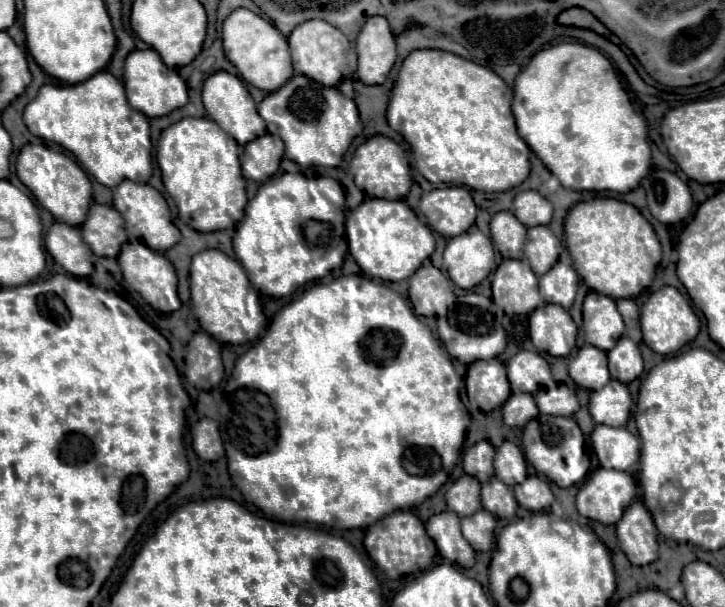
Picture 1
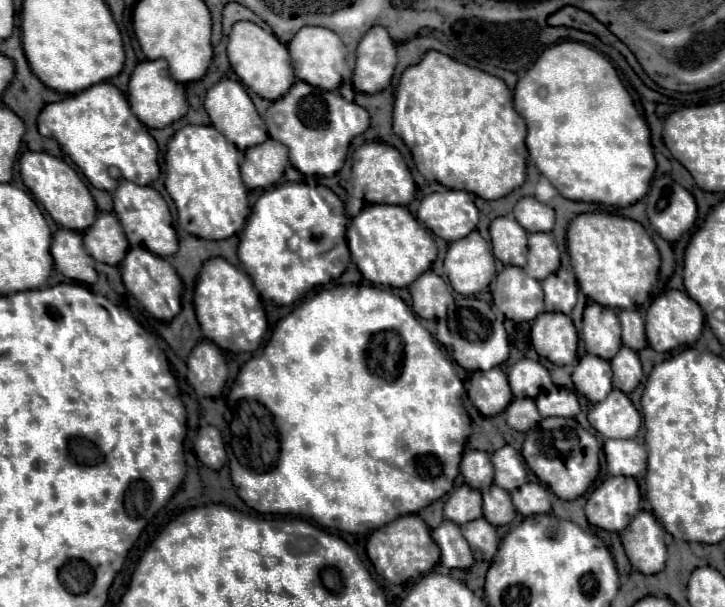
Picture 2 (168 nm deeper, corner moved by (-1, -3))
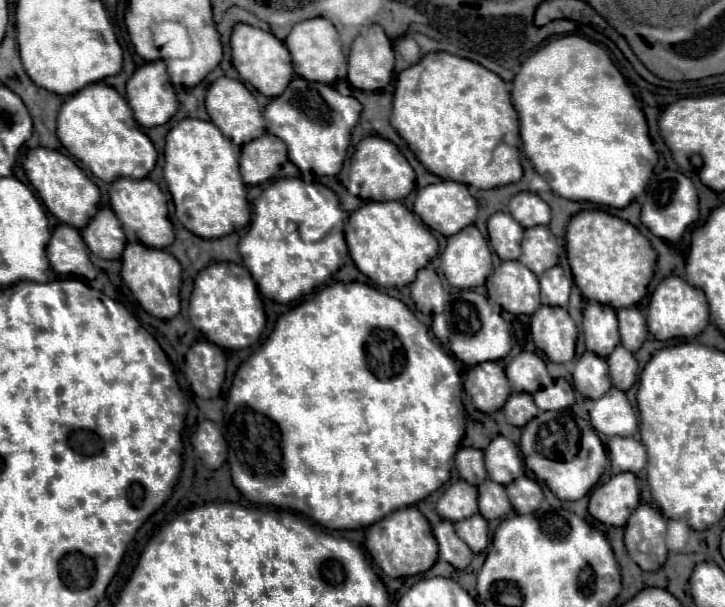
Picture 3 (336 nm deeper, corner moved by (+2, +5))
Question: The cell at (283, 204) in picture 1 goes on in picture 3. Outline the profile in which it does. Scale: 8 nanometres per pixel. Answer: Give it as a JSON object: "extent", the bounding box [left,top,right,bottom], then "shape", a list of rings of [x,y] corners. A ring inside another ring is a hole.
{"extent":[239,177,348,303],"shape":[[[299,177],[277,179],[253,201],[253,219],[249,233],[239,242],[239,253],[242,264],[251,271],[261,295],[277,303],[291,303],[311,293],[327,277],[331,277],[348,256],[348,248],[342,227],[344,217],[348,214],[337,203],[337,195],[317,182],[305,182]],[[275,217],[287,217],[287,223],[277,223]]]}

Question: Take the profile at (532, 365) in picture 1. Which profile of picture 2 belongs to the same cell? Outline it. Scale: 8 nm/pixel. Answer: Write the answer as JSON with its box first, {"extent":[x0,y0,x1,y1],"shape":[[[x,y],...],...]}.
{"extent":[508,359,556,397],"shape":[[[520,359],[508,371],[508,383],[514,397],[536,397],[540,391],[550,391],[556,385],[552,383],[548,369],[532,359]]]}

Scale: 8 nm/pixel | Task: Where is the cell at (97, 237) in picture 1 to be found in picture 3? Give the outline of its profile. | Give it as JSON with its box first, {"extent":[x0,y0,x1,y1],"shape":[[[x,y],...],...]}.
{"extent":[81,207,125,259],"shape":[[[109,207],[99,209],[89,225],[81,229],[81,235],[95,257],[121,259],[125,249],[125,233]]]}

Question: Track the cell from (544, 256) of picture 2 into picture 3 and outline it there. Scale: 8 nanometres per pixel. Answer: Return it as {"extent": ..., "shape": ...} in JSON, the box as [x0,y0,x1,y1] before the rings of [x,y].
{"extent":[519,225,559,275],"shape":[[[545,225],[525,229],[521,249],[523,255],[519,261],[525,267],[529,267],[535,275],[541,275],[545,269],[557,265],[557,253],[559,253],[557,237]]]}

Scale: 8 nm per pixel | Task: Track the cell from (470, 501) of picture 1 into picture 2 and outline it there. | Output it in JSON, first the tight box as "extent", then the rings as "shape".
{"extent":[444,485,482,525],"shape":[[[460,485],[444,505],[444,517],[458,525],[482,517],[482,495],[470,485]]]}

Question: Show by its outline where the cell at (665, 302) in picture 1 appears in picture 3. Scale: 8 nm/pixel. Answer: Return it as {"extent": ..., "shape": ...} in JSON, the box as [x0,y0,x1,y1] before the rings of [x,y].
{"extent":[647,277,709,341],"shape":[[[665,277],[659,283],[659,287],[653,291],[647,305],[647,327],[649,333],[659,341],[677,339],[677,337],[693,339],[705,329],[707,321],[709,321],[709,307],[703,291],[693,289],[687,281],[679,277]]]}

